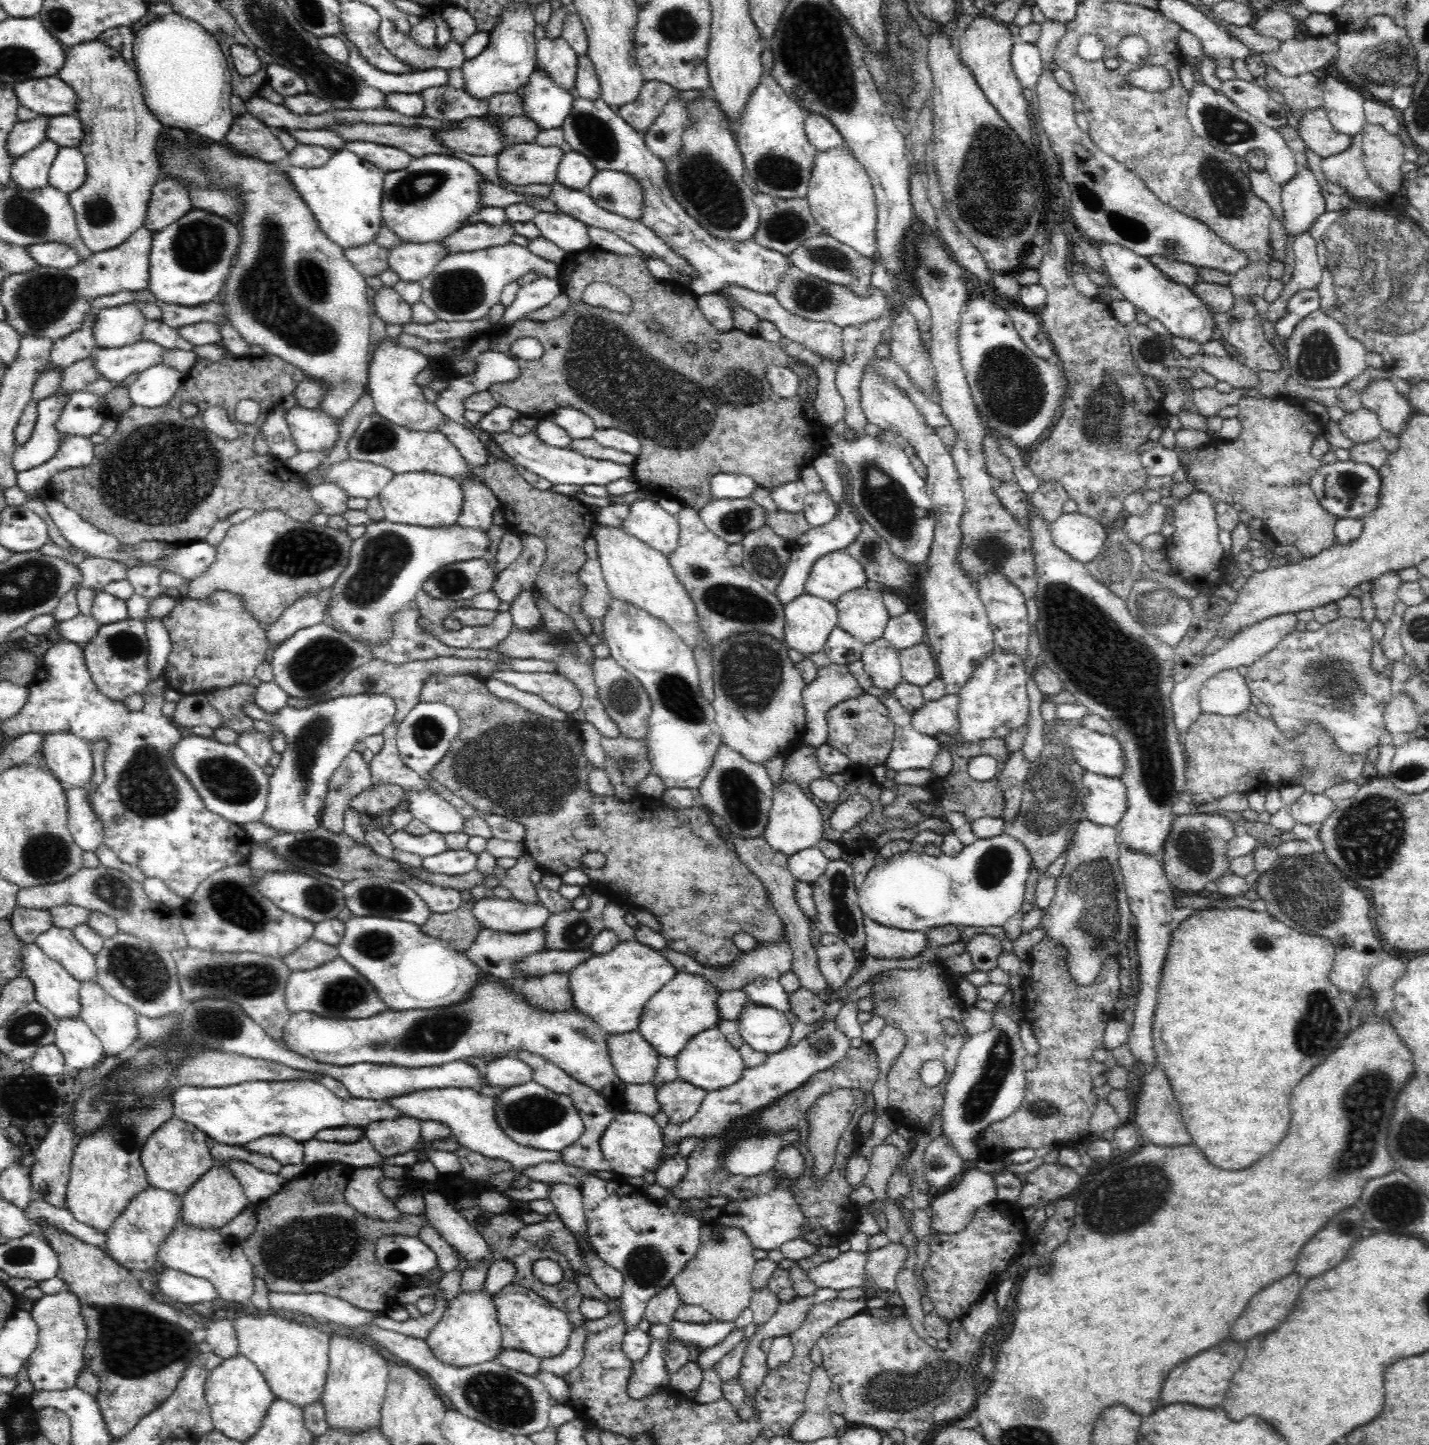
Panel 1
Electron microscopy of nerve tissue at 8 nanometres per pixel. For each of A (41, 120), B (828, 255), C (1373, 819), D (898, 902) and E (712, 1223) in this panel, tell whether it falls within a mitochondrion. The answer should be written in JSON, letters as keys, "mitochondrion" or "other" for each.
{"A":"other","B":"mitochondrion","C":"mitochondrion","D":"other","E":"other"}

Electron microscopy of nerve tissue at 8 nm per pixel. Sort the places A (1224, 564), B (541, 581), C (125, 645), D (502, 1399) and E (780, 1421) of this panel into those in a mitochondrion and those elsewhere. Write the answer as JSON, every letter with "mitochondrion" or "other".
{"A":"other","B":"other","C":"mitochondrion","D":"mitochondrion","E":"other"}

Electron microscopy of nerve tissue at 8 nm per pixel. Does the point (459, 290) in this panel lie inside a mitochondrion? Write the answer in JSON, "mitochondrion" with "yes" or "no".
{"mitochondrion":"yes"}

